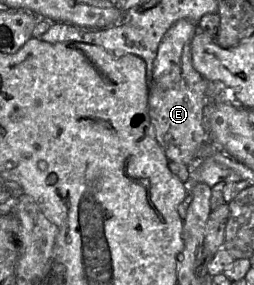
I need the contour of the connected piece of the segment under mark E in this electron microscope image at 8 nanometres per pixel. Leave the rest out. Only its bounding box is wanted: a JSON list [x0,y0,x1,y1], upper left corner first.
[148,19,207,165]

